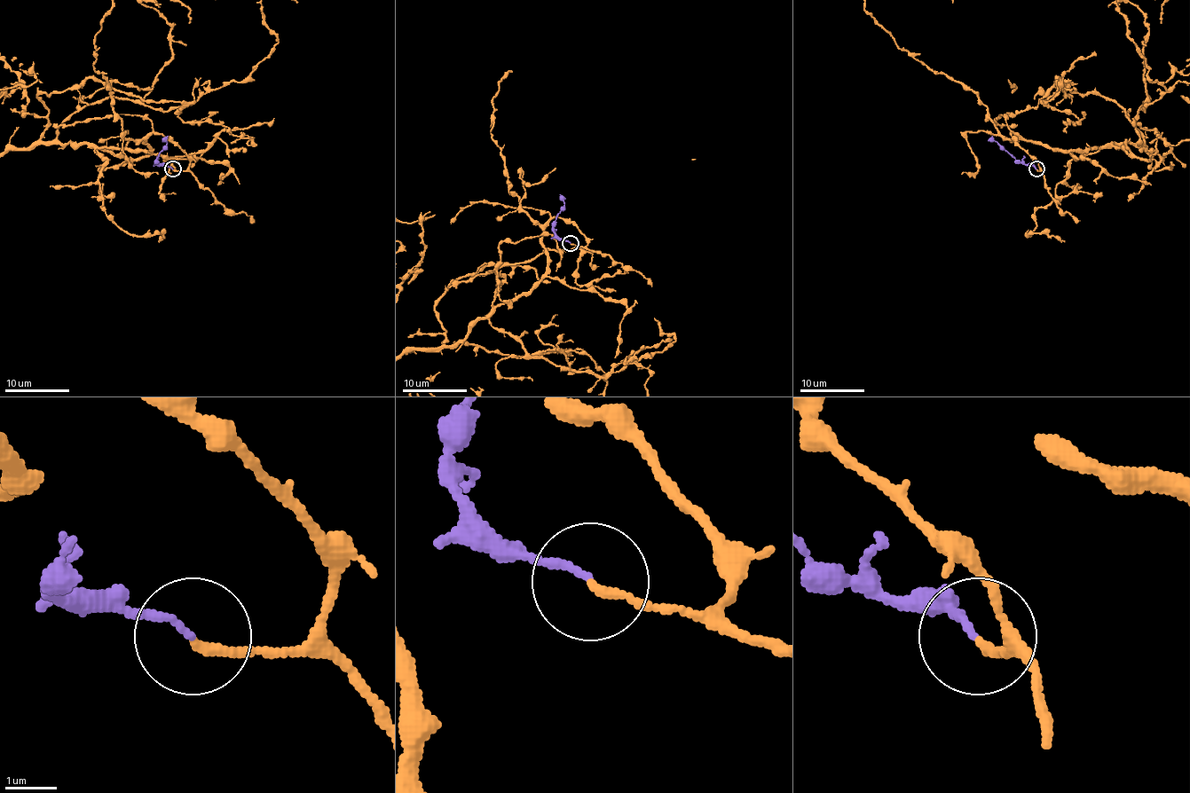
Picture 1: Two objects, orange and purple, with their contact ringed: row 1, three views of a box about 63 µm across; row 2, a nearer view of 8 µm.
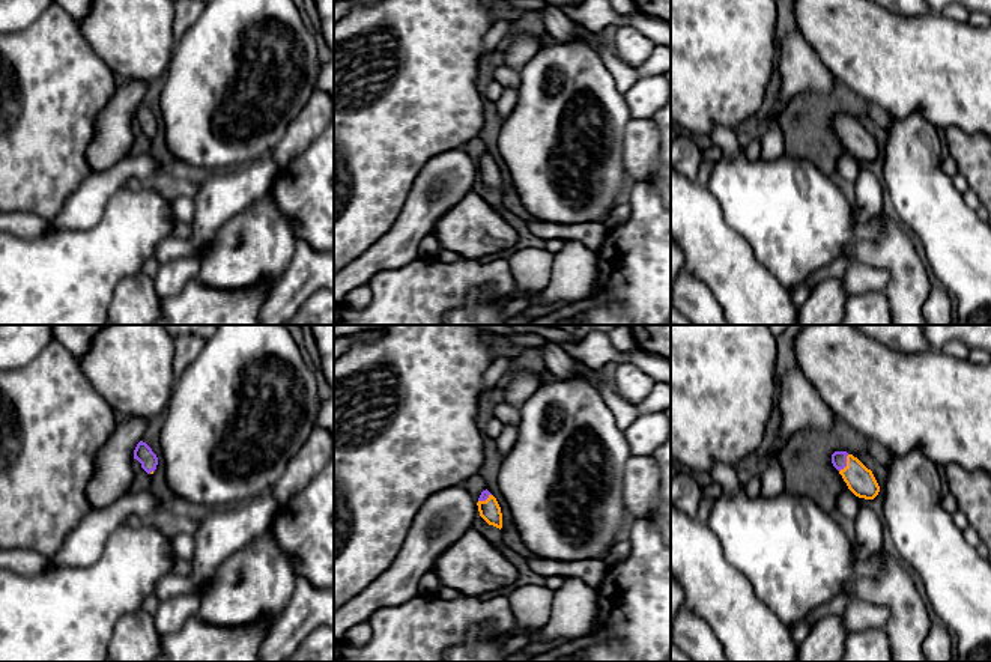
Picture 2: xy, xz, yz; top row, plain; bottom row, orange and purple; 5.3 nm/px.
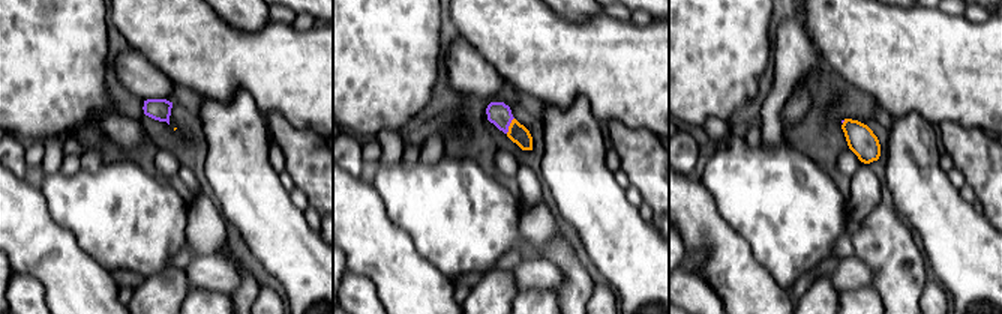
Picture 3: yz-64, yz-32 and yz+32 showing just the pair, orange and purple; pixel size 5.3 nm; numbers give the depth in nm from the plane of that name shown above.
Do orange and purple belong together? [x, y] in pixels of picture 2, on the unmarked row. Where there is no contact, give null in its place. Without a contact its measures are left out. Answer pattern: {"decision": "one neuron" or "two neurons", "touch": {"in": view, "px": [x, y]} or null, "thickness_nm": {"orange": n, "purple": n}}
{"decision": "one neuron", "touch": {"in": "yz", "px": [847, 127]}, "thickness_nm": {"orange": 150, "purple": 80}}

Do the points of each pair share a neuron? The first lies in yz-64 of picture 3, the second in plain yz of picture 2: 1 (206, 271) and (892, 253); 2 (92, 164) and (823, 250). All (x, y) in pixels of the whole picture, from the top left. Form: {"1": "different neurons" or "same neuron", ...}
{"1": "different neurons", "2": "different neurons"}

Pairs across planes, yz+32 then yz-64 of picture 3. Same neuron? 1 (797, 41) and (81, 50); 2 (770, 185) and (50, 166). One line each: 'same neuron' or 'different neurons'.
1: different neurons
2: different neurons

